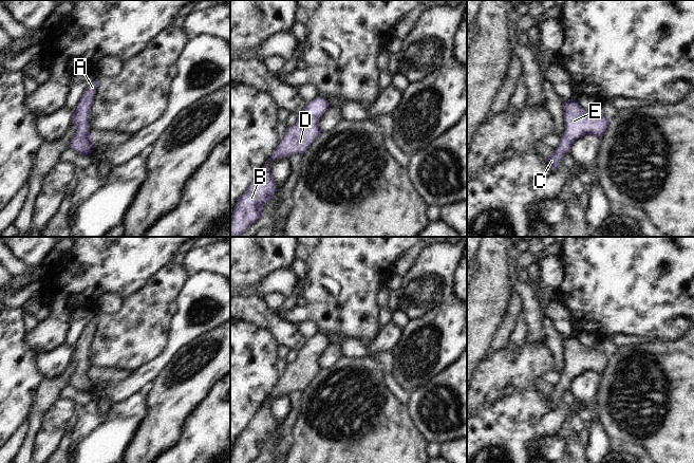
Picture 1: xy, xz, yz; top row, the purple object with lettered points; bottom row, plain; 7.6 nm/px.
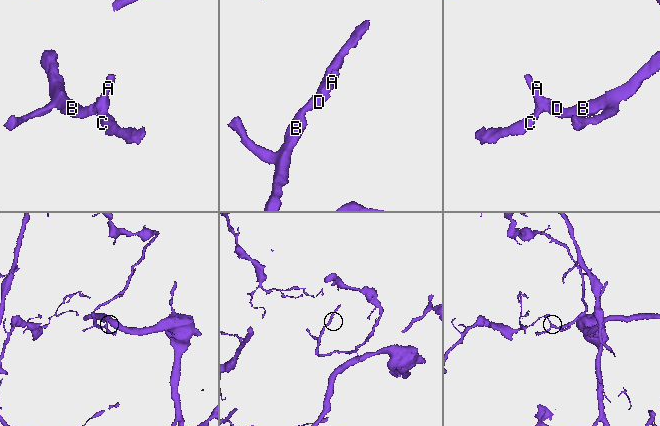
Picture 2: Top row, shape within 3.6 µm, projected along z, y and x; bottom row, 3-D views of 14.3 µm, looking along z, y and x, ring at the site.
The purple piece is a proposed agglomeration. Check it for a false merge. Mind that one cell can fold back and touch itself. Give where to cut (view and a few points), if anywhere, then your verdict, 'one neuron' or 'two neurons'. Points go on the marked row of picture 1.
cut none; one neuron

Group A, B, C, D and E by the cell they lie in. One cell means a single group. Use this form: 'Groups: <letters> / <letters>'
Groups: A B C D E.

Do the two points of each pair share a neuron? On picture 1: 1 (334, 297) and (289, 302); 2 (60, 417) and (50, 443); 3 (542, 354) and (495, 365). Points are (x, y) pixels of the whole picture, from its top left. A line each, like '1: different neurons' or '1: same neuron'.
1: different neurons
2: same neuron
3: same neuron

